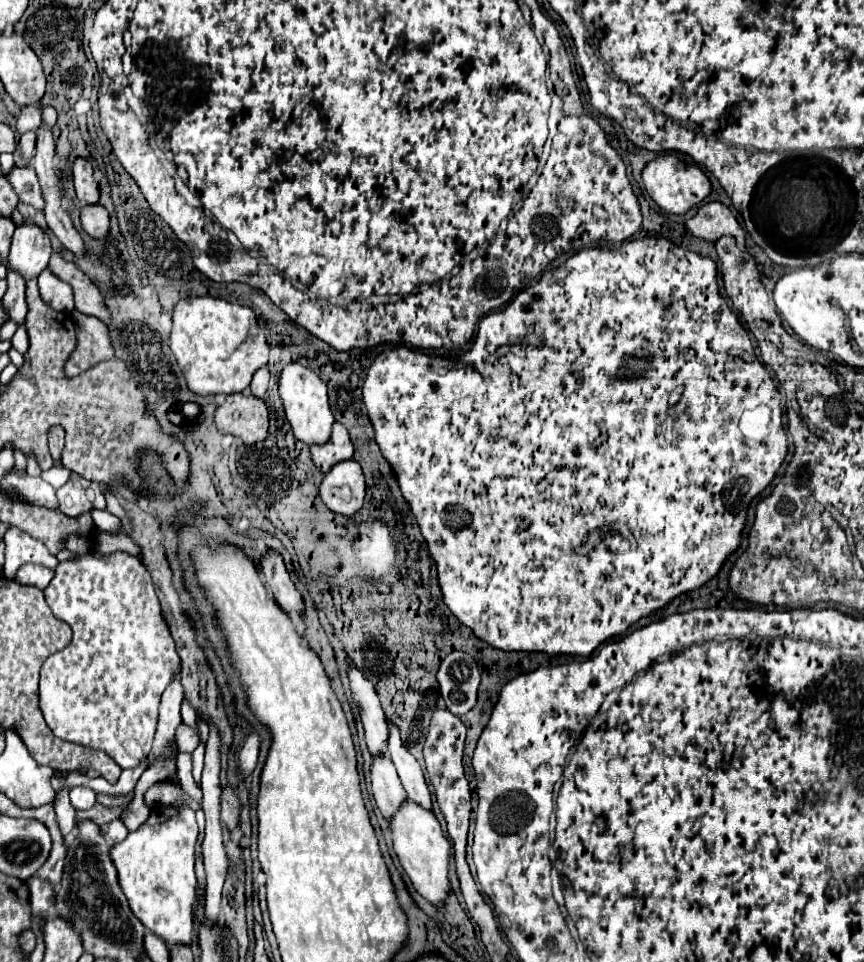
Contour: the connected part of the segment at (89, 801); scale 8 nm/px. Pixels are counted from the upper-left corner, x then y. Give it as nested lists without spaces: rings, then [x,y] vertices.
[[[75,786],[69,790],[69,798],[71,798],[71,804],[75,806],[75,810],[89,810],[93,808],[93,804],[97,802],[97,794],[87,788],[87,786]]]

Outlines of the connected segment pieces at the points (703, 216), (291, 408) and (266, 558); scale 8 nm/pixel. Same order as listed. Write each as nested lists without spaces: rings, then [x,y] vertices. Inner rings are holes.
[[[707,202],[697,208],[695,216],[689,218],[687,228],[693,236],[715,242],[721,236],[733,236],[737,240],[737,246],[745,250],[745,236],[747,232],[737,222],[735,214],[721,202]]]
[[[289,362],[279,376],[279,396],[283,400],[285,416],[291,424],[297,440],[301,440],[305,444],[323,444],[329,440],[331,424],[335,422],[335,418],[329,410],[327,386],[315,372],[301,366],[299,362]]]
[[[269,550],[267,554],[261,556],[261,574],[263,574],[263,582],[269,590],[269,594],[281,604],[281,608],[289,614],[289,612],[297,612],[303,614],[303,598],[297,592],[295,584],[289,578],[289,572],[283,564],[283,556],[275,550]]]

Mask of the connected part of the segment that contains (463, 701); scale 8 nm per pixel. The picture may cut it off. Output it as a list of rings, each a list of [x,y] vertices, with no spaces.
[[[451,652],[439,666],[437,682],[441,696],[455,716],[467,714],[477,702],[479,688],[479,668],[471,654]]]

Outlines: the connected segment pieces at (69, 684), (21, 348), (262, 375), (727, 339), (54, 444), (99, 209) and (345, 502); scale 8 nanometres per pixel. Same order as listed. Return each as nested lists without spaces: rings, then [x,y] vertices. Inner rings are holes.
[[[89,552],[63,560],[45,588],[45,600],[55,618],[65,620],[73,630],[73,640],[63,652],[49,656],[41,668],[41,710],[55,736],[103,750],[121,768],[139,766],[151,750],[161,694],[181,672],[181,658],[163,620],[159,598],[143,562],[129,552],[101,554]]]
[[[17,328],[15,336],[11,338],[11,344],[13,344],[13,348],[15,348],[17,352],[25,354],[25,352],[27,352],[27,348],[29,348],[29,340],[27,340],[27,328]]]
[[[263,366],[261,370],[257,370],[257,372],[255,372],[255,376],[253,376],[253,380],[251,380],[249,390],[251,390],[251,394],[253,394],[253,396],[263,398],[263,396],[265,396],[265,392],[267,392],[267,386],[269,386],[269,370],[267,370],[267,366]]]
[[[643,238],[643,240],[633,240],[623,244],[619,250],[607,250],[607,248],[585,248],[581,252],[577,252],[575,256],[571,256],[567,260],[567,264],[563,268],[557,268],[555,272],[545,272],[543,278],[531,286],[525,288],[523,292],[517,294],[517,298],[503,310],[503,312],[493,312],[489,316],[485,316],[479,324],[479,332],[477,332],[477,340],[471,352],[457,356],[457,358],[441,358],[435,354],[423,354],[417,350],[411,350],[407,346],[397,346],[391,350],[381,352],[365,378],[363,384],[363,402],[367,408],[367,414],[373,422],[375,428],[375,440],[381,448],[381,454],[387,458],[387,462],[391,464],[395,478],[399,482],[399,488],[403,492],[403,498],[409,502],[413,516],[421,528],[423,538],[427,540],[429,552],[437,562],[437,576],[439,576],[439,586],[443,592],[443,600],[447,604],[447,608],[459,618],[461,624],[469,626],[477,638],[485,640],[487,644],[491,644],[493,648],[499,650],[523,650],[523,652],[545,652],[545,654],[579,654],[579,656],[589,656],[599,644],[603,644],[607,638],[611,636],[619,636],[623,634],[631,624],[635,624],[639,618],[647,616],[649,612],[665,606],[669,600],[673,600],[675,596],[701,588],[707,580],[711,580],[721,564],[727,560],[727,556],[737,550],[739,542],[741,542],[741,530],[745,526],[745,516],[747,516],[747,506],[749,502],[763,492],[765,486],[769,486],[769,482],[773,480],[773,476],[777,474],[781,462],[785,460],[787,454],[788,439],[787,432],[781,424],[781,412],[785,408],[783,396],[777,392],[777,384],[775,379],[770,375],[771,372],[765,365],[755,358],[755,350],[753,344],[749,340],[747,330],[741,326],[739,318],[731,312],[731,308],[727,306],[725,298],[719,294],[717,288],[717,266],[711,258],[699,256],[695,252],[683,250],[679,246],[675,246],[673,242],[665,240],[665,238]],[[678,386],[683,386],[684,392],[678,404],[675,405],[676,419],[674,424],[679,424],[679,434],[681,440],[667,440],[665,434],[657,436],[657,428],[663,424],[665,416],[669,414],[669,394]],[[599,534],[607,534],[603,540],[599,540]]]
[[[53,426],[49,430],[49,450],[51,450],[51,456],[53,456],[57,468],[65,468],[61,464],[63,448],[65,448],[65,430],[61,430],[61,426]]]
[[[101,204],[81,208],[81,226],[93,238],[103,238],[109,230],[109,212]]]
[[[345,460],[335,464],[319,486],[319,496],[325,506],[337,514],[353,516],[365,498],[365,480],[359,462]]]

